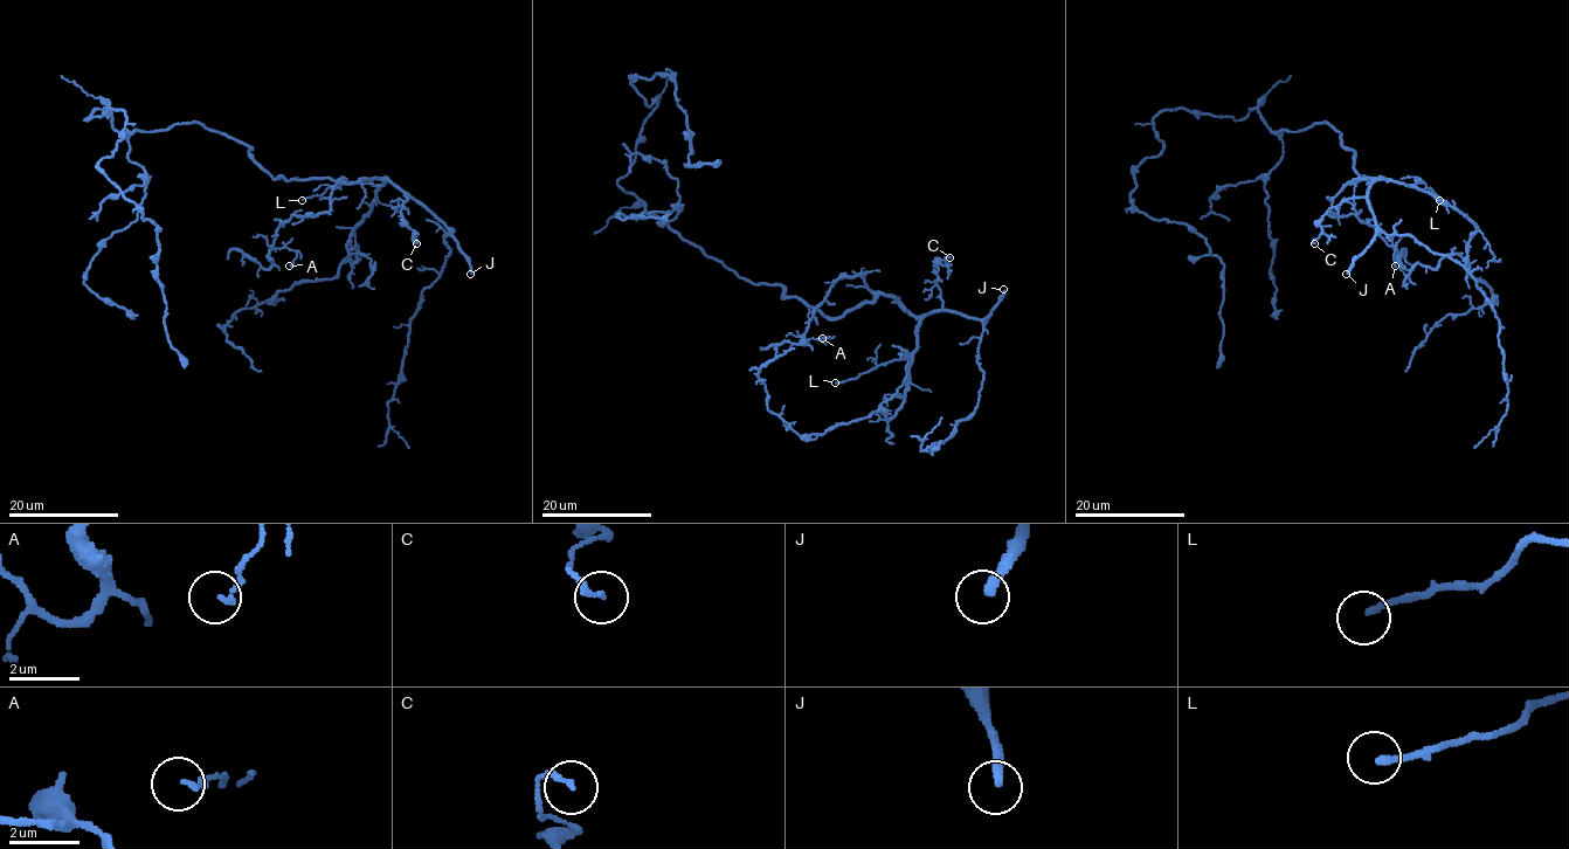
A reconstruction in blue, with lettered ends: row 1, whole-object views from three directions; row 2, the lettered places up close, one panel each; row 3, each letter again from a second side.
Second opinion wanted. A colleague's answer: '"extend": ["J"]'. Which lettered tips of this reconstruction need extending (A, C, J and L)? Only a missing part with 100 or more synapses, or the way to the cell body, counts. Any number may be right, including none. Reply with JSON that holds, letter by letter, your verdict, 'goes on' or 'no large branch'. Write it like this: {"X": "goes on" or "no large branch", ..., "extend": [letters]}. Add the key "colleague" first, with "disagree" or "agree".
{"colleague": "agree", "A": "no large branch", "C": "no large branch", "J": "goes on", "L": "no large branch", "extend": ["J"]}

